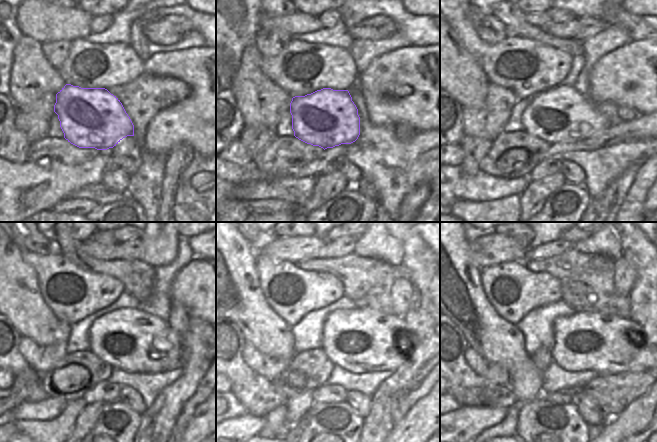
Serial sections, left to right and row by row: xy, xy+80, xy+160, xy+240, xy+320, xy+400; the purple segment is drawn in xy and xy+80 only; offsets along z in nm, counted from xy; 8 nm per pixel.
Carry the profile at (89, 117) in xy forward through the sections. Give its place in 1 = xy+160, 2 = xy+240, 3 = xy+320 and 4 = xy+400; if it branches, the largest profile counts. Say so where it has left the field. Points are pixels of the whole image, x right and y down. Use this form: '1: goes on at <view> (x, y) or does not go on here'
1: goes on at xy+160 (562, 114)
2: goes on at xy+240 (130, 339)
3: goes on at xy+320 (360, 340)
4: goes on at xy+400 (607, 344)

